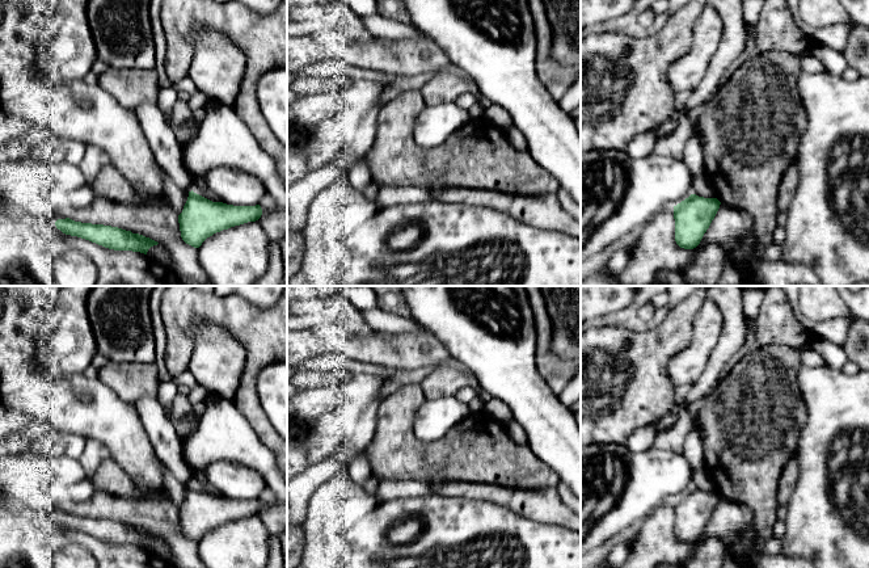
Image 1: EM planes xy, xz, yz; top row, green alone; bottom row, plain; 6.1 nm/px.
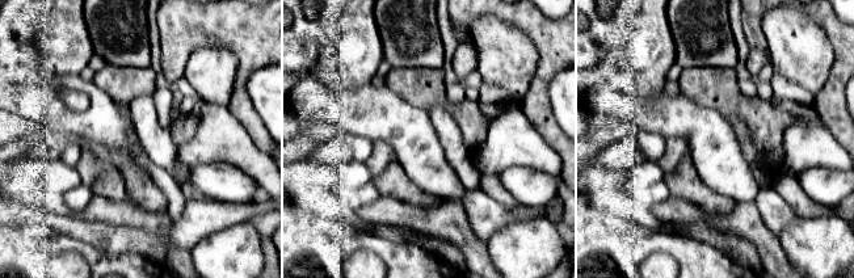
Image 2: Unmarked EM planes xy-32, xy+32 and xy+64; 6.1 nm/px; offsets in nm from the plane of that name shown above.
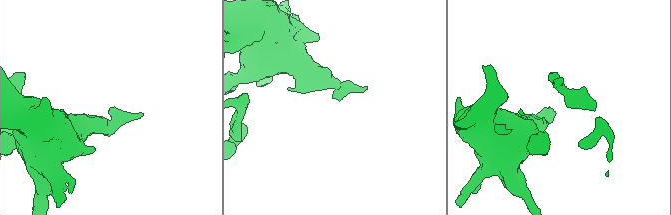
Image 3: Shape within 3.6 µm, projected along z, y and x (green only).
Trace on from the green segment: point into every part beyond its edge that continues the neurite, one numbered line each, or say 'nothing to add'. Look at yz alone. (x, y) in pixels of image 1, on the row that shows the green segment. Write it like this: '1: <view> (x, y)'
nothing to add

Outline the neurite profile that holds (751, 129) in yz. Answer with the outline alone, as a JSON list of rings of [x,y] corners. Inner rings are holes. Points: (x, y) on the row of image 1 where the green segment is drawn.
[[[776,50],[755,55],[722,84],[696,121],[696,129],[704,144],[704,176],[721,203],[741,209],[751,216],[760,244],[772,244],[773,241],[773,233],[779,227],[777,202],[781,178],[786,168],[796,163],[801,136],[807,126],[797,87],[797,79],[802,72],[801,55]]]

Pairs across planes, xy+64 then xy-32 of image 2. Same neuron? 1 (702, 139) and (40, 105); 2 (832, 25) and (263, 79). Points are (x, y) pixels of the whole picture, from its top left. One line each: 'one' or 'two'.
1: one
2: two

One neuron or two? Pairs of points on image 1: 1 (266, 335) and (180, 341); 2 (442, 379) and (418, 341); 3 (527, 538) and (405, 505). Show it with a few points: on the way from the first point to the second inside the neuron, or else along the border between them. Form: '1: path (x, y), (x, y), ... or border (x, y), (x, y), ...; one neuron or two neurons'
1: path (241, 319), (226, 311), (194, 311), (189, 316); one neuron
2: border (446, 362), (431, 369); two neurons
3: path (497, 520), (446, 520), (435, 512); one neuron

